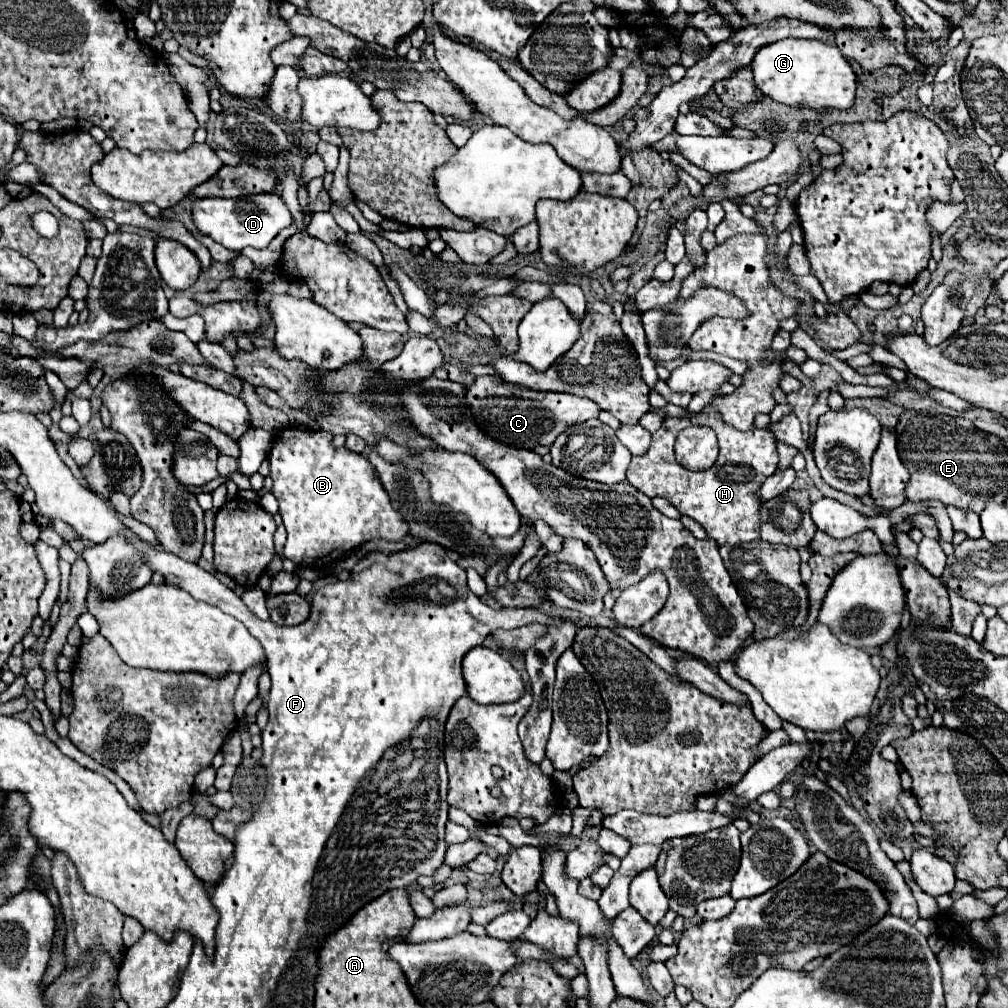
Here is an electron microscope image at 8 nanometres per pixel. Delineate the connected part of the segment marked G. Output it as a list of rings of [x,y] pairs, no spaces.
[[[783,39],[771,45],[765,45],[759,49],[751,63],[755,87],[771,97],[773,101],[779,101],[783,105],[801,105],[809,109],[849,109],[855,101],[855,87],[857,77],[847,63],[847,59],[841,55],[837,45],[825,43],[825,41],[809,41],[809,39]]]

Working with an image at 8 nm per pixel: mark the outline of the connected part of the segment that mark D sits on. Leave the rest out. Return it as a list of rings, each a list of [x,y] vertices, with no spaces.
[[[249,195],[239,199],[205,197],[195,199],[193,203],[193,223],[199,233],[211,237],[231,251],[241,251],[249,245],[255,249],[263,249],[281,229],[289,227],[291,221],[293,217],[279,195]]]

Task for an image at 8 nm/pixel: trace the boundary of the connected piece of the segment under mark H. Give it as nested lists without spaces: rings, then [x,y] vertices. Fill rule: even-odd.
[[[705,405],[705,413],[689,417],[665,417],[661,429],[653,433],[649,451],[641,457],[633,457],[627,469],[627,481],[647,497],[665,497],[681,515],[689,515],[701,523],[707,537],[717,545],[741,545],[759,539],[759,487],[763,485],[763,479],[777,471],[777,465],[777,441],[769,429],[753,427],[751,431],[735,431],[735,427],[727,427],[727,423],[715,415],[711,405]],[[691,425],[707,425],[719,439],[717,463],[701,473],[683,469],[675,461],[673,453],[677,433]]]

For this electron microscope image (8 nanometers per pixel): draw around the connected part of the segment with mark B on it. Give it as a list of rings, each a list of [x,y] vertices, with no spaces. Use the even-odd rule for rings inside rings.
[[[289,425],[277,433],[267,459],[271,467],[273,495],[279,501],[279,513],[287,529],[285,557],[291,559],[295,565],[321,567],[323,563],[329,563],[331,555],[339,549],[351,551],[377,537],[393,542],[398,542],[405,537],[407,523],[391,507],[389,495],[385,493],[375,473],[375,467],[367,461],[367,457],[353,453],[347,447],[335,447],[331,433],[299,429]]]

